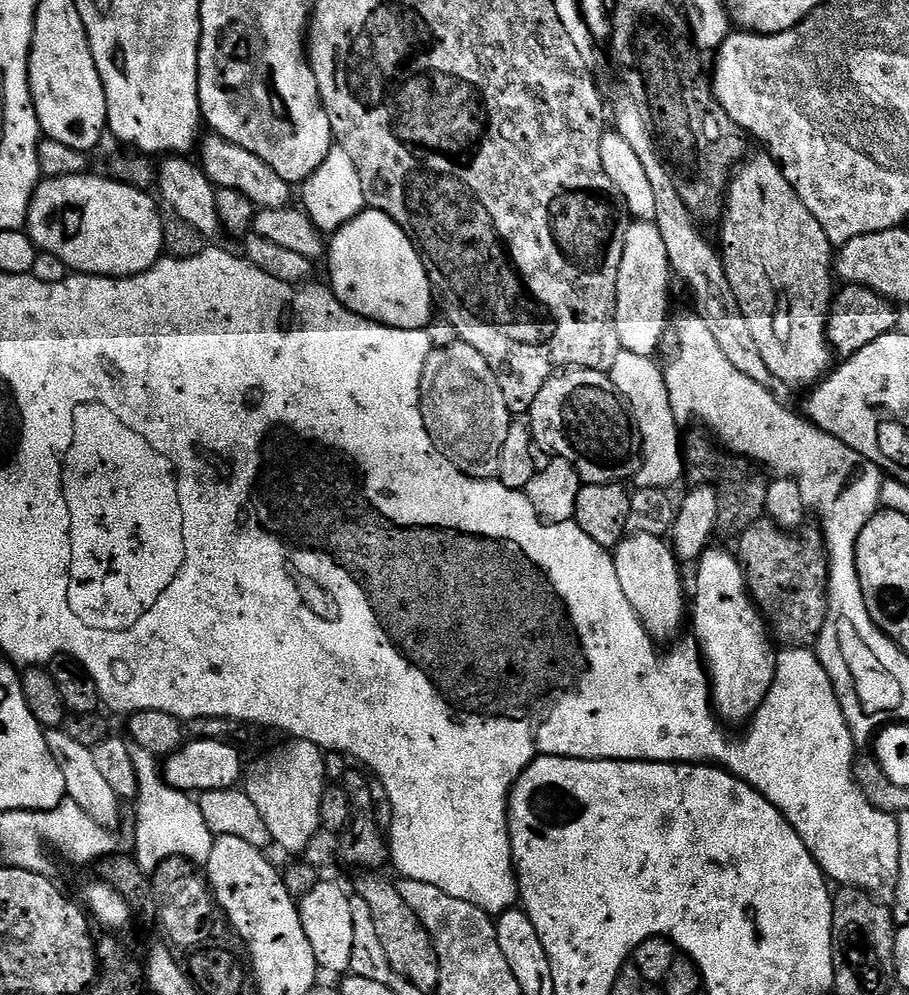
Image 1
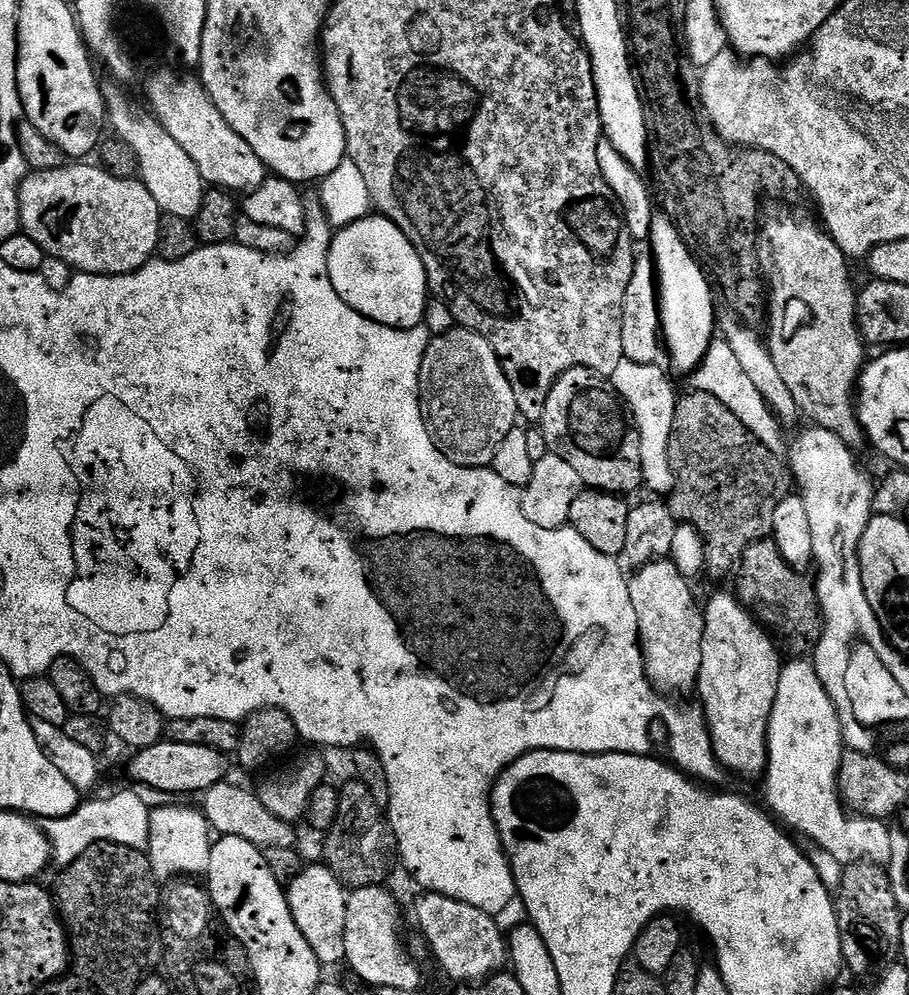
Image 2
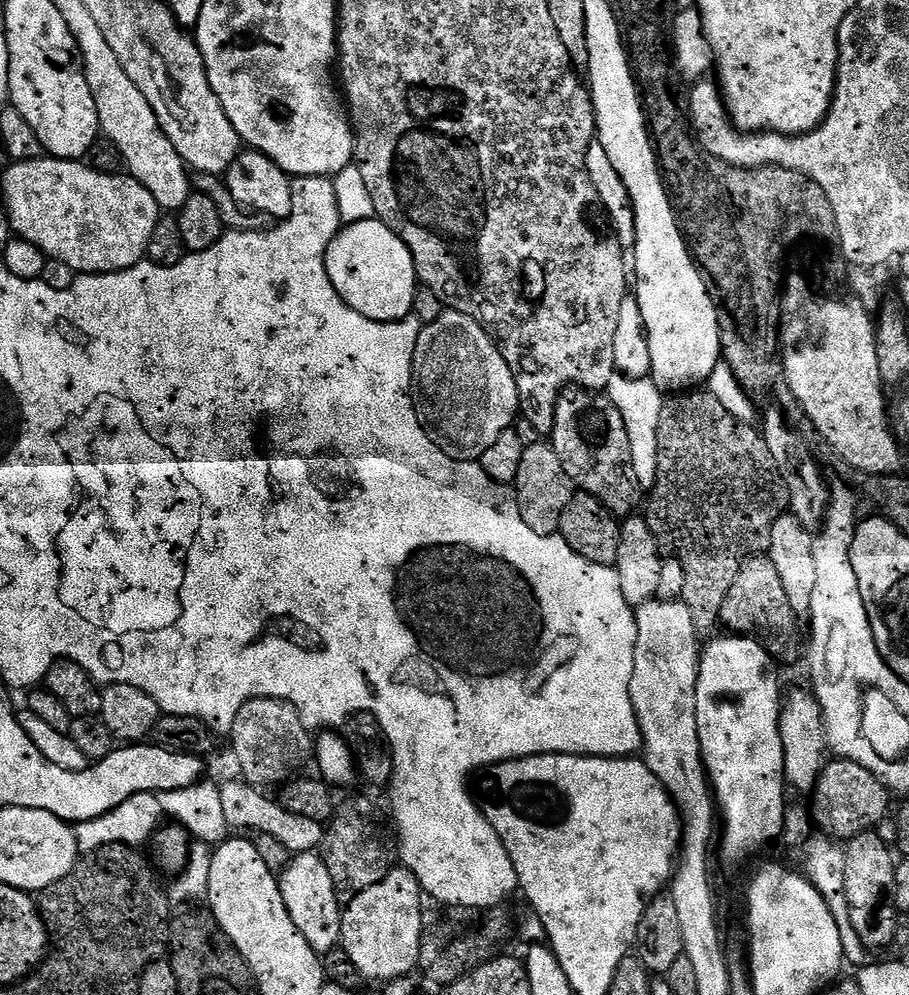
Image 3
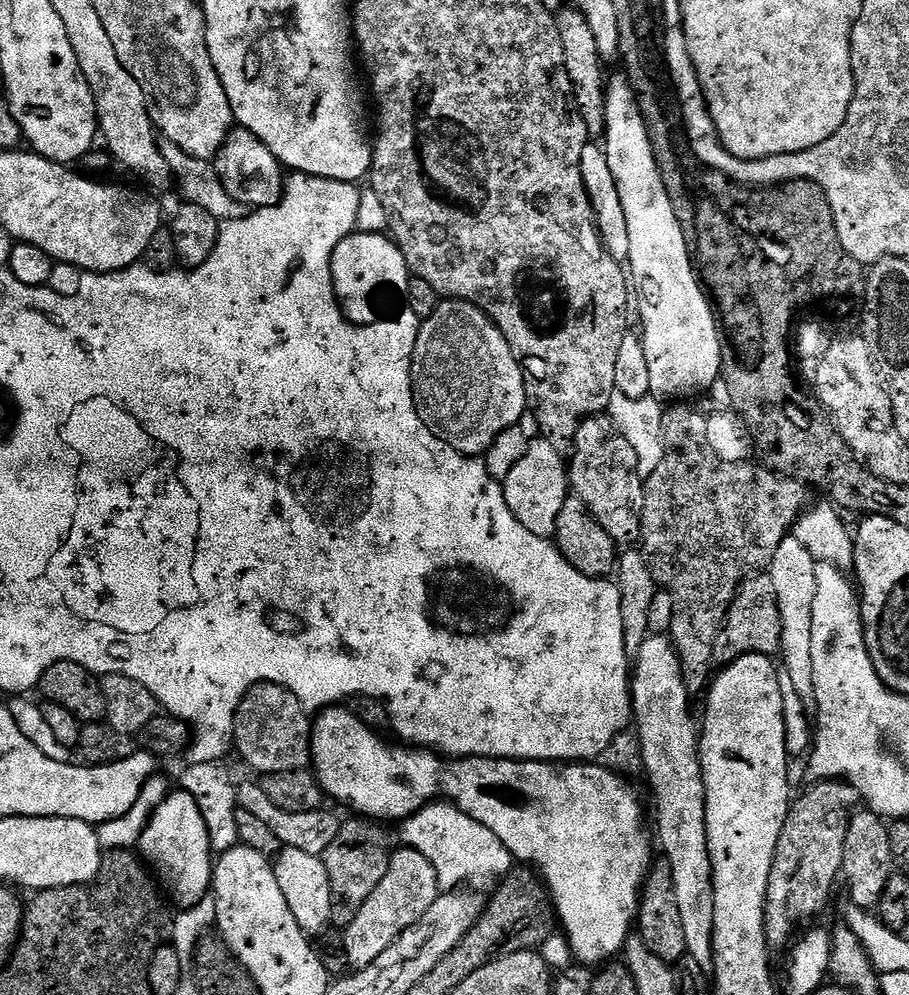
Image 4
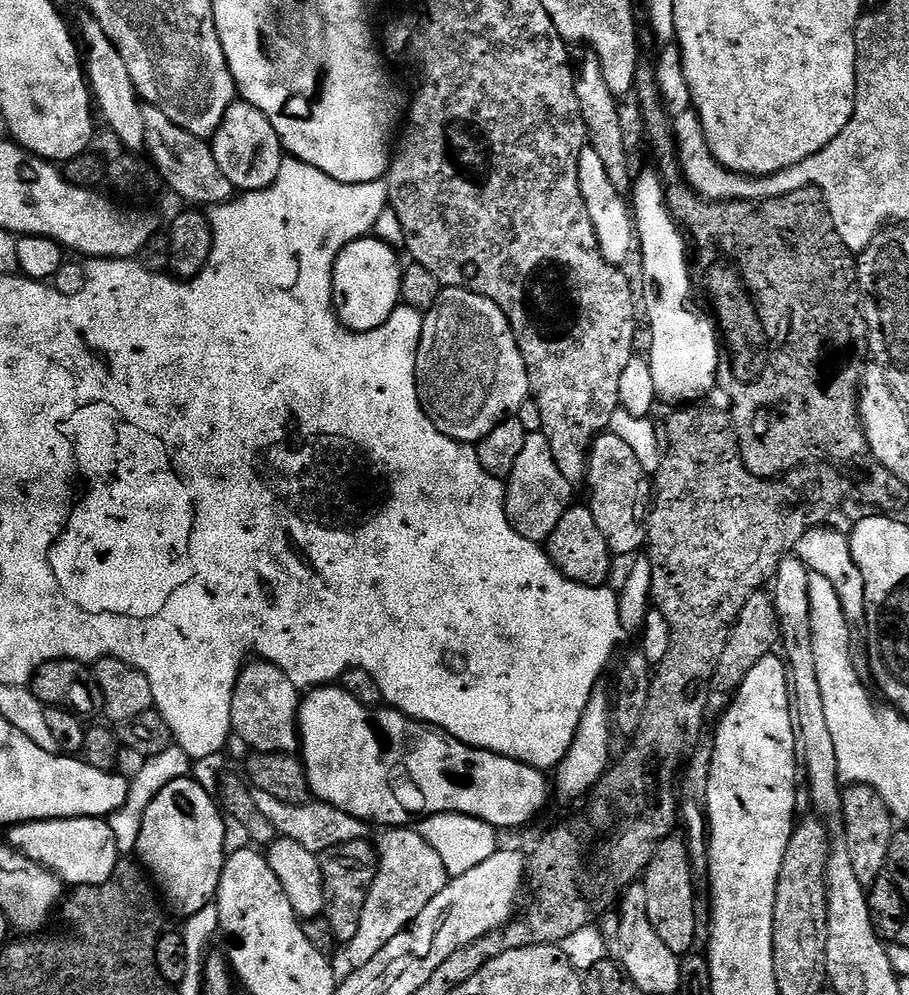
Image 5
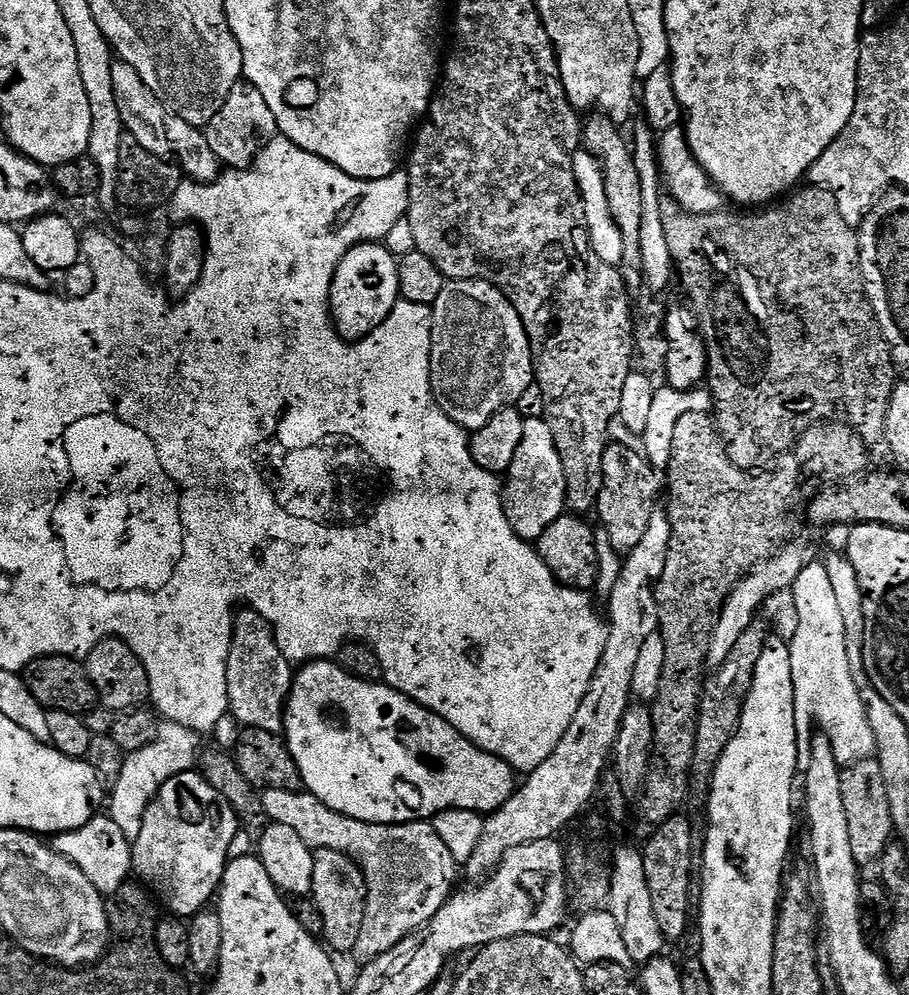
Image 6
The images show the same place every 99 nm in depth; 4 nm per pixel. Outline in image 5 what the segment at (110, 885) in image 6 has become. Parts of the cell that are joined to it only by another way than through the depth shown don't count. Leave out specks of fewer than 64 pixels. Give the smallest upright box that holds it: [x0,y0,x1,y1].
[7,816,118,886]

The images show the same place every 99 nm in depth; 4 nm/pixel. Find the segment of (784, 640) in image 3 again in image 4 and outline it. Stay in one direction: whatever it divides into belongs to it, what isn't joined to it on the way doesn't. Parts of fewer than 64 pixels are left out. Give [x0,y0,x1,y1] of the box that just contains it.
[714,574,782,658]

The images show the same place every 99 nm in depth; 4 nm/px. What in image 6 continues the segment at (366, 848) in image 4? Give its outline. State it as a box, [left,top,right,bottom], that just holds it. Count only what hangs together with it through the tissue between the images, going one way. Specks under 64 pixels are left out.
[310,848,368,953]

